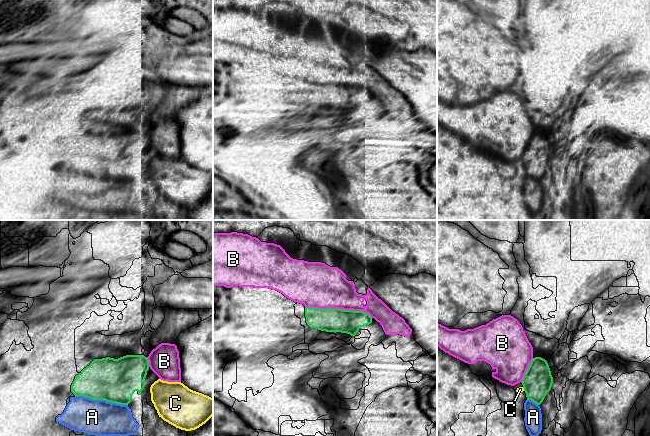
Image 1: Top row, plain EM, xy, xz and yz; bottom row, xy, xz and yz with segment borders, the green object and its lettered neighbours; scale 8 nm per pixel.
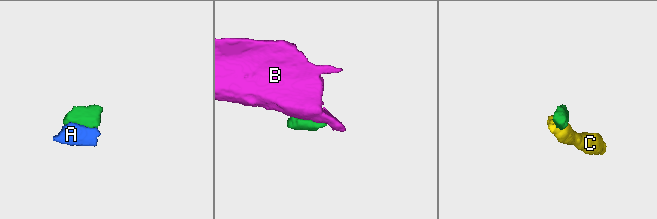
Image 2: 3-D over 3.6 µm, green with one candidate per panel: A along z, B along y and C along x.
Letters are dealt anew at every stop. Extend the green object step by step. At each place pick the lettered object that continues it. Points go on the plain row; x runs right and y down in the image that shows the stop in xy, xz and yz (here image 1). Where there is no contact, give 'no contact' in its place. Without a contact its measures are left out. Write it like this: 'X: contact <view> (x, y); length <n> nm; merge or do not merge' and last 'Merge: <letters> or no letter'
A: contact xy (101, 175); length 440 nm; do not merge
B: contact xz (339, 85); length 550 nm; merge
C: contact yz (524, 165); length 40 nm; do not merge
Merge: B

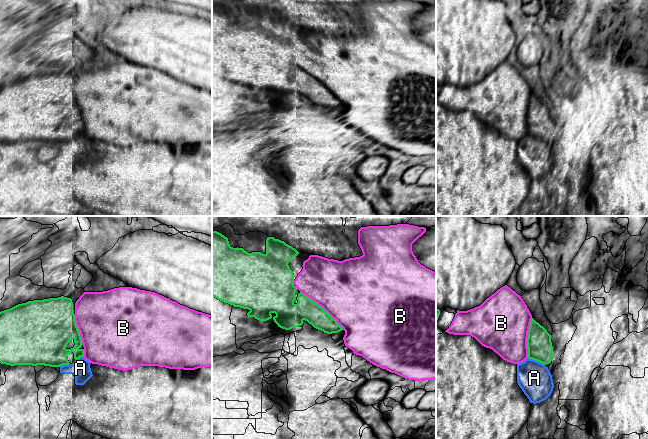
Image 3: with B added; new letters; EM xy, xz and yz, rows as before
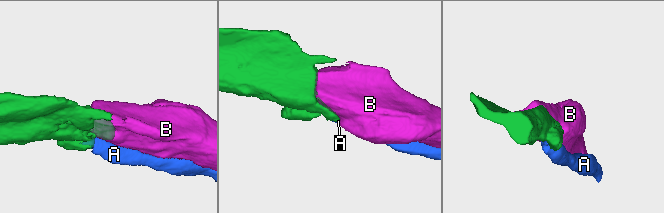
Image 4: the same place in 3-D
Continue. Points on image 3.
A: contact yz (536, 136); length 150 nm; do not merge
B: contact xz (321, 83); length 460 nm; merge
Merge: B

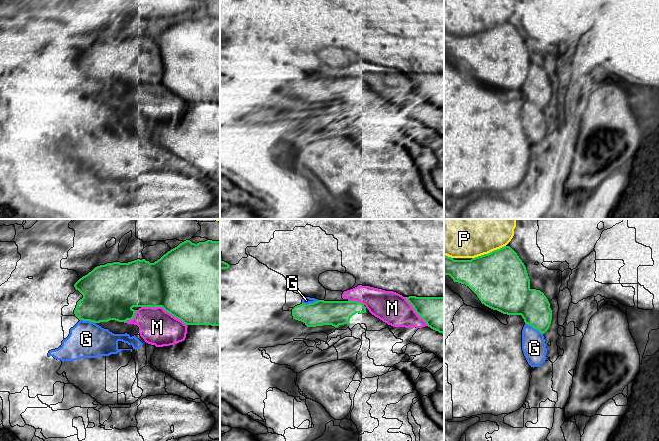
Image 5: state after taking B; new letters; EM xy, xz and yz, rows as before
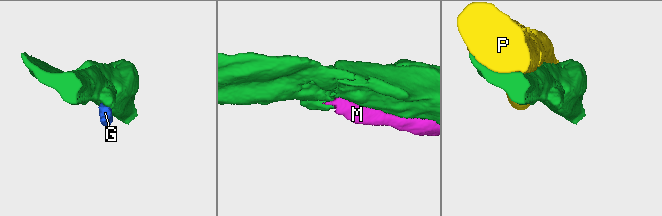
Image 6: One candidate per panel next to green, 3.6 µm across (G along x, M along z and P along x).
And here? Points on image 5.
G: contact yz (534, 104); length 170 nm; do not merge
M: contact xy (164, 85); length 400 nm; do not merge
P: contact yz (488, 29); length 300 nm; do not merge
Merge: no letter

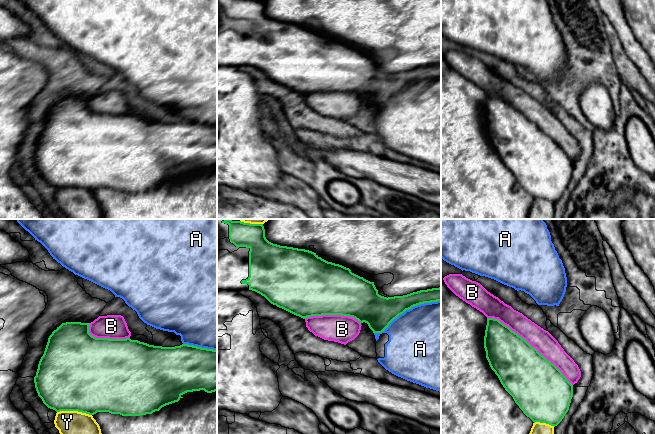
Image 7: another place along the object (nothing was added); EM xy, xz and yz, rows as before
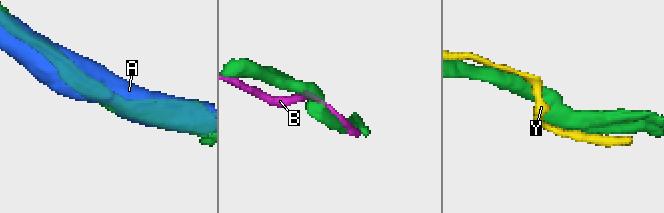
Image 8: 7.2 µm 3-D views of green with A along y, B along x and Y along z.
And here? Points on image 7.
A: contact xz (407, 85); length 600 nm; do not merge
B: contact yz (530, 121); length 900 nm; merge
Y: contact xy (74, 186); length 280 nm; do not merge
Merge: B

